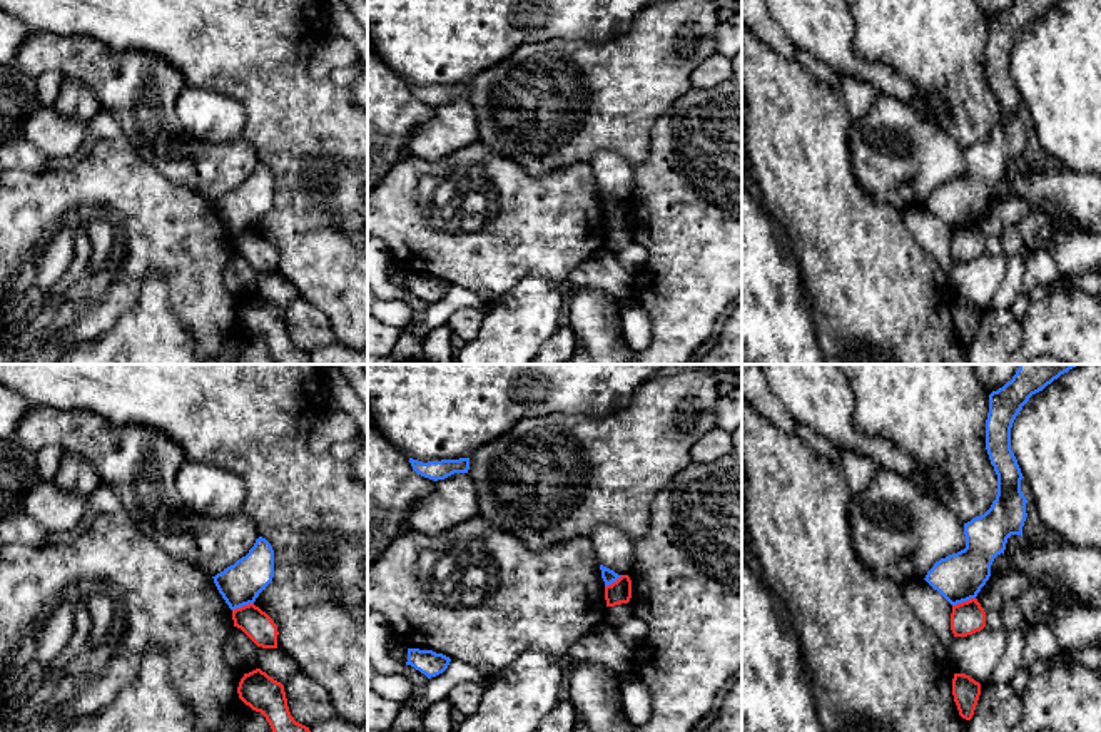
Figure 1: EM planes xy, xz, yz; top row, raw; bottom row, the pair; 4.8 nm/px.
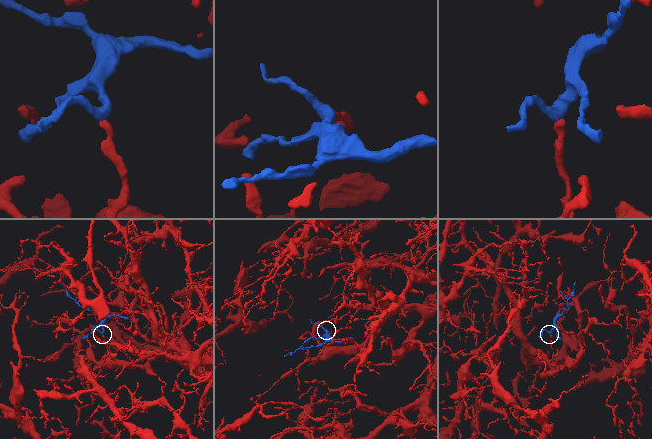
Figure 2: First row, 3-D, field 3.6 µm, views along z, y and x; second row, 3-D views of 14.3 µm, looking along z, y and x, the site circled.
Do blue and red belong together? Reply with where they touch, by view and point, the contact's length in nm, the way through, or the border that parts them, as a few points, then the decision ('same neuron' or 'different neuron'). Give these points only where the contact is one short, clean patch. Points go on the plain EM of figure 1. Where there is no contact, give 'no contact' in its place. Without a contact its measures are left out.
meets blue in yz at (963, 226); contact 120 nm long; border along yz (974, 223), (953, 231); different neuron

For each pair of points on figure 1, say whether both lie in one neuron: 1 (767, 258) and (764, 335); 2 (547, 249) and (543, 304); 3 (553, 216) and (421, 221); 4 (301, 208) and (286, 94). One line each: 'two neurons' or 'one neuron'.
1: one neuron
2: two neurons
3: one neuron
4: one neuron

